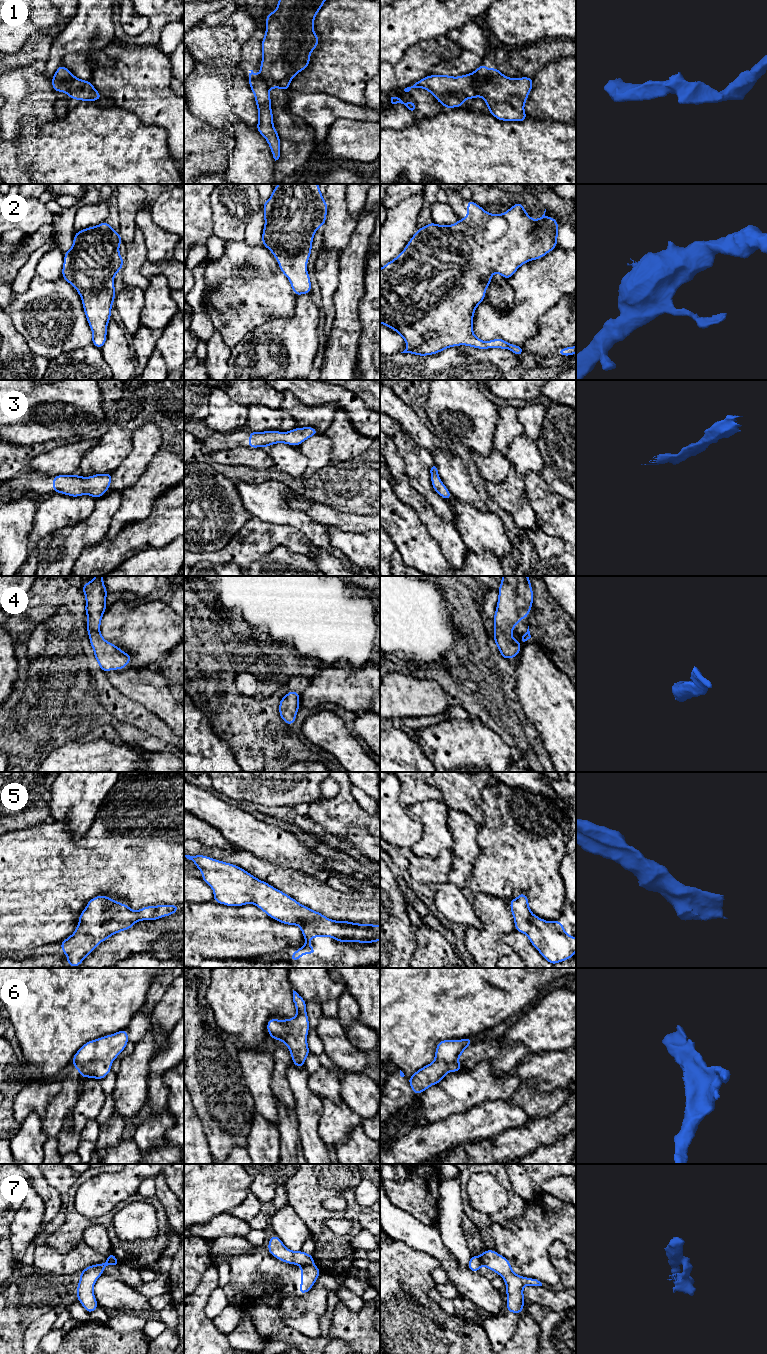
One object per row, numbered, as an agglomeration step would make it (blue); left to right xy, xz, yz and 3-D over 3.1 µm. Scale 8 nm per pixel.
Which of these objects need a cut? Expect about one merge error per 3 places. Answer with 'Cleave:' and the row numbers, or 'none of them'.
Cleave: 1, 7

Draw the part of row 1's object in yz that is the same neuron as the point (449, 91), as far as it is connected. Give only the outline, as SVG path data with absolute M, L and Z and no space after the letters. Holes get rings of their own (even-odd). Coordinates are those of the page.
M432 74L405 88L404 91L409 92L412 88L426 89L447 109L462 107L465 99L480 96L470 74L459 77Z

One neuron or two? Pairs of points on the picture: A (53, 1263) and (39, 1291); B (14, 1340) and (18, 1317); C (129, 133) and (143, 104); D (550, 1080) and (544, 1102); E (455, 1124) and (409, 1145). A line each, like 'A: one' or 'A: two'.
A: two
B: one
C: two
D: two
E: one

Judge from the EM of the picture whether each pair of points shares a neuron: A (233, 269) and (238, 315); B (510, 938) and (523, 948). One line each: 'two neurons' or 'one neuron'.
A: one neuron
B: one neuron

